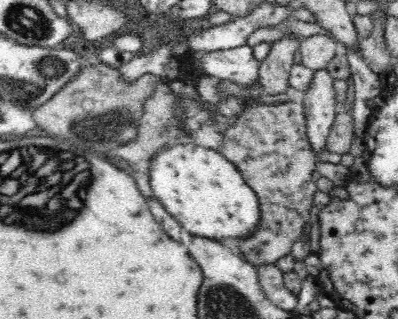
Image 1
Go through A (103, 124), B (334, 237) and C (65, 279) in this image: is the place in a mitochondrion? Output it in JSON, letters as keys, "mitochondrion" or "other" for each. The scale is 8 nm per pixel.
{"A":"mitochondrion","B":"other","C":"other"}

